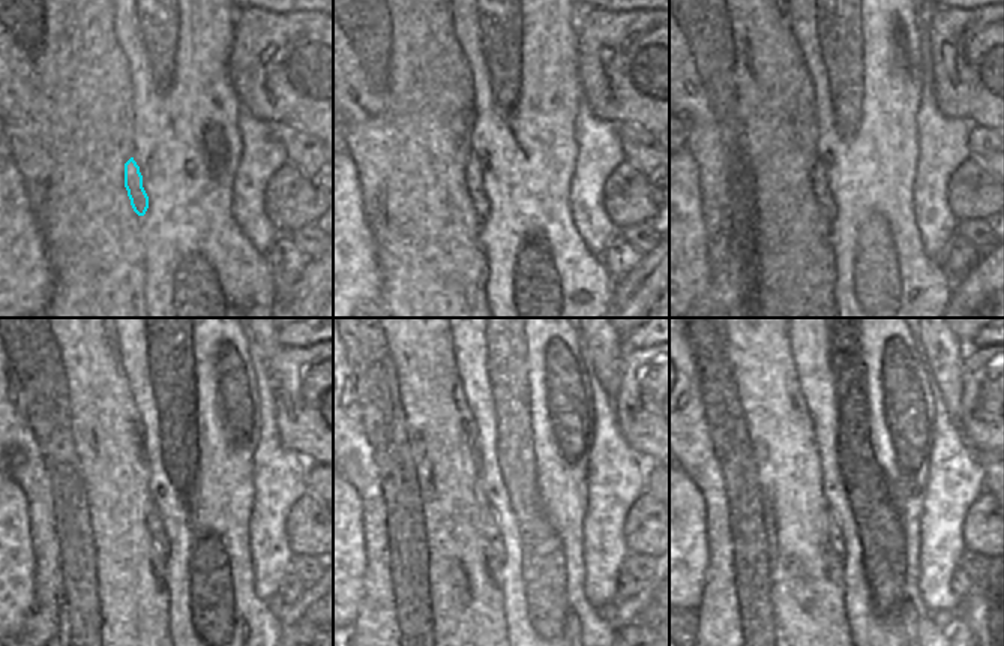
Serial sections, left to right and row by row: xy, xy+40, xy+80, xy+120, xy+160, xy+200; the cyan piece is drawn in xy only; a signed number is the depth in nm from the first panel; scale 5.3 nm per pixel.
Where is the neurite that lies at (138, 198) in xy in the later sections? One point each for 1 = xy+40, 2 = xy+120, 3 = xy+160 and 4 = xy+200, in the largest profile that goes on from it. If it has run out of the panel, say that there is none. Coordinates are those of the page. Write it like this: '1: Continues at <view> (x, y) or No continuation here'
1: Continues at xy+40 (473, 174)
2: Continues at xy+120 (155, 526)
3: Continues at xy+160 (491, 526)
4: Continues at xy+200 (833, 529)

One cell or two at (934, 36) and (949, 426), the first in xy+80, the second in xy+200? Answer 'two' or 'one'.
two

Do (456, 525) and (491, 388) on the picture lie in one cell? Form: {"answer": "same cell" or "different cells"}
{"answer": "different cells"}

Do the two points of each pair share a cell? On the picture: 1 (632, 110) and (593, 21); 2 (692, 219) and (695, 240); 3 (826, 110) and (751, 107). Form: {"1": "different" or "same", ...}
{"1": "same", "2": "same", "3": "different"}

